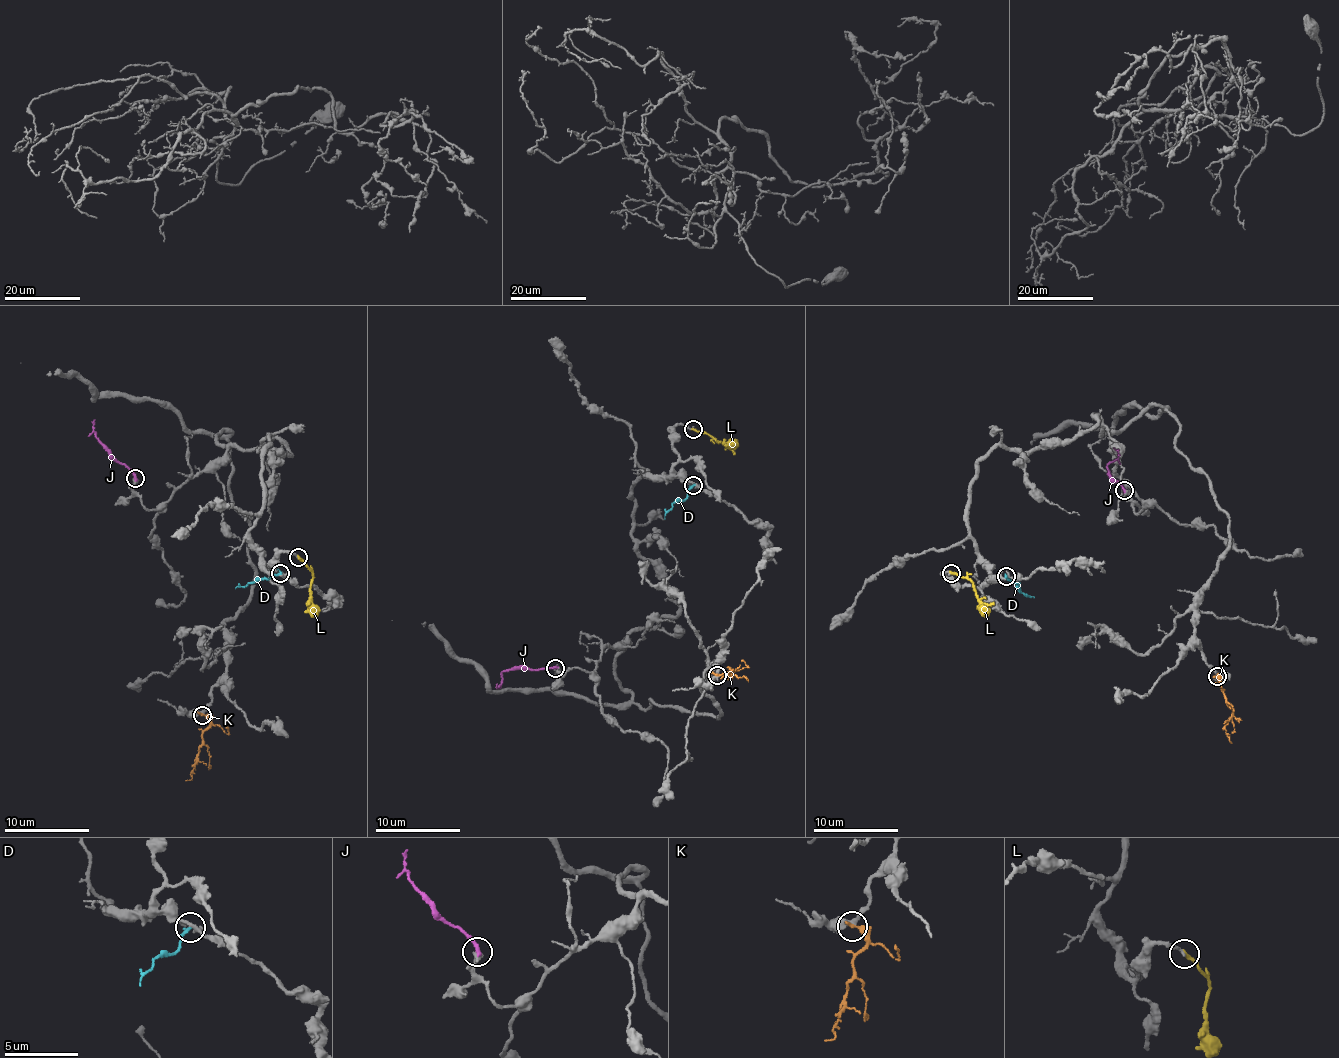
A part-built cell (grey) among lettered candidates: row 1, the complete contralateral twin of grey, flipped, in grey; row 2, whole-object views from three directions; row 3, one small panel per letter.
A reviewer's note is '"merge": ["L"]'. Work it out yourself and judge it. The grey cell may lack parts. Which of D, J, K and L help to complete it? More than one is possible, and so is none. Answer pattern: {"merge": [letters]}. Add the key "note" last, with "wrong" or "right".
{"merge": ["L"], "note": "right"}

